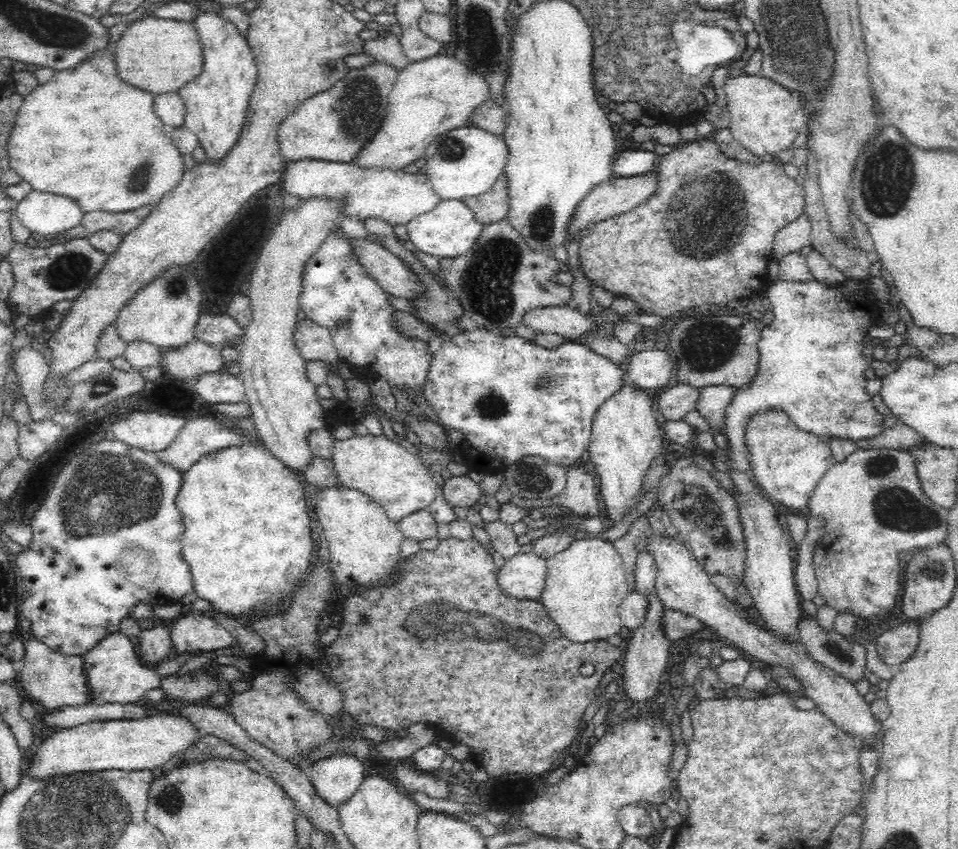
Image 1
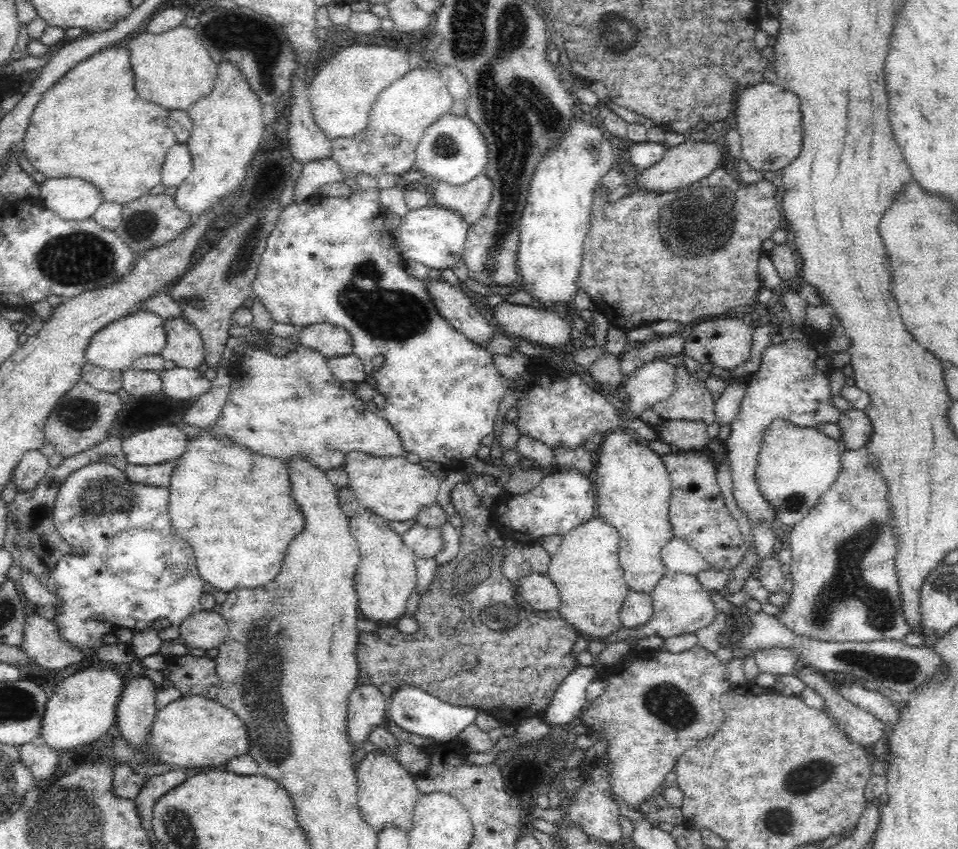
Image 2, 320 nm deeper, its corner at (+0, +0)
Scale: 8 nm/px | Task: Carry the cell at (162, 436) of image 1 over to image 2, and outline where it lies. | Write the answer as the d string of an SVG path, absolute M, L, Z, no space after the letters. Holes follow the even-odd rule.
M158 425L122 441L127 463L136 466L176 462L186 450L189 439L182 429L173 425Z

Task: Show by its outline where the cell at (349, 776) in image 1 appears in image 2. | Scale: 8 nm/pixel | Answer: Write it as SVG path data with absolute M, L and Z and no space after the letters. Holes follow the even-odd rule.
M373 684L354 688L347 707L347 731L355 749L361 747L374 727L388 721L387 705L388 700Z

